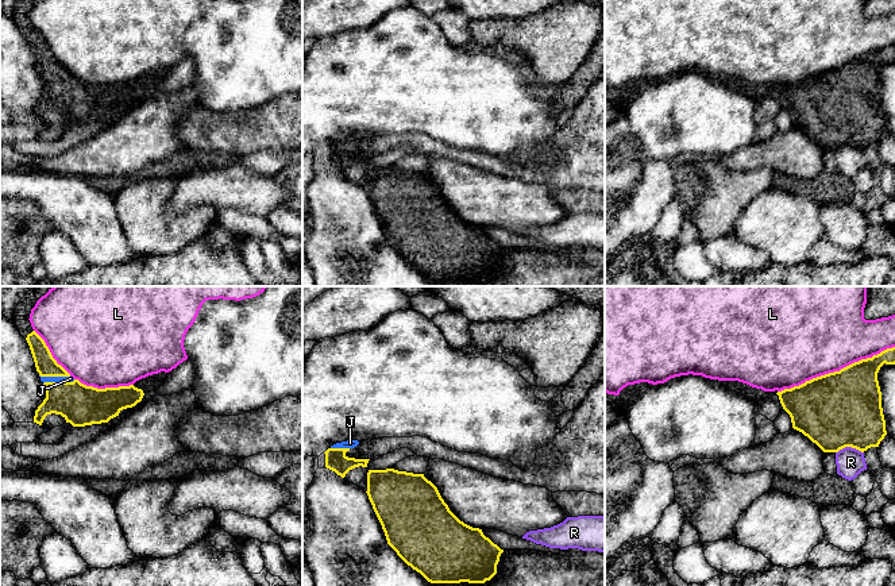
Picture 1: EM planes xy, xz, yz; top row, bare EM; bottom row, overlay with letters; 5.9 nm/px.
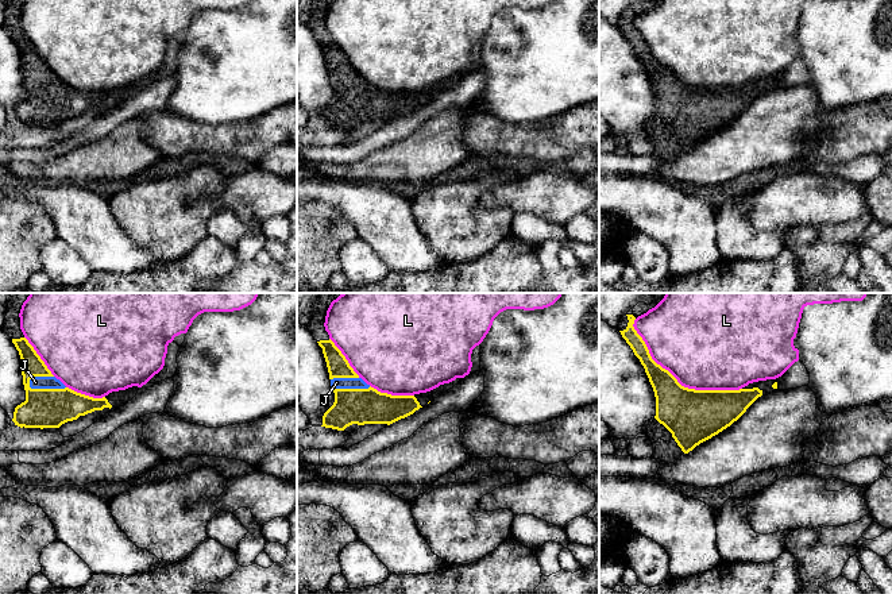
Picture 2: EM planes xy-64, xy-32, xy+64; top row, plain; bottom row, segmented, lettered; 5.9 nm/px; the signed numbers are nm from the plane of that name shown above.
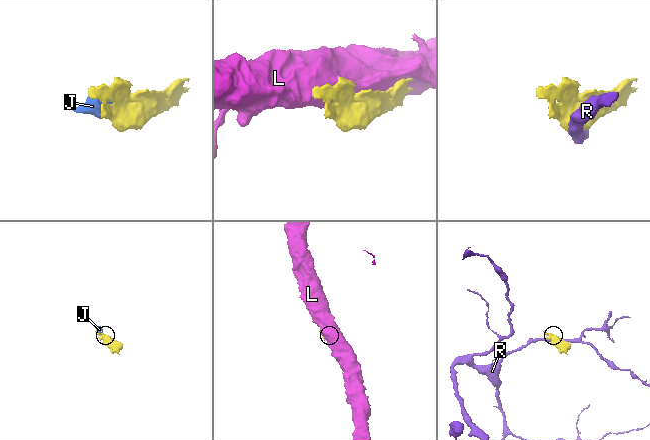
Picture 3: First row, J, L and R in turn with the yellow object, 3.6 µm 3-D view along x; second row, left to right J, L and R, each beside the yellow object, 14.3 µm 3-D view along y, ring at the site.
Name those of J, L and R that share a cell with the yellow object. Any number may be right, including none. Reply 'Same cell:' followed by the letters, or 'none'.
Same cell: J

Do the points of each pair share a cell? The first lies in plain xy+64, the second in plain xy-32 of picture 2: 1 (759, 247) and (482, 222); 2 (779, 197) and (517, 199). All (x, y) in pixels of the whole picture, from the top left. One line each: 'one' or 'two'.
1: one
2: one

